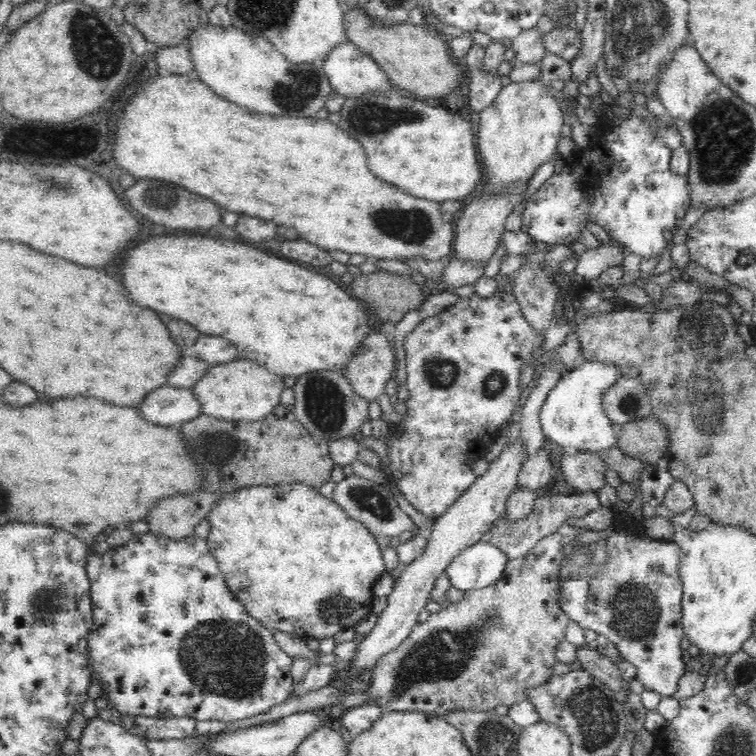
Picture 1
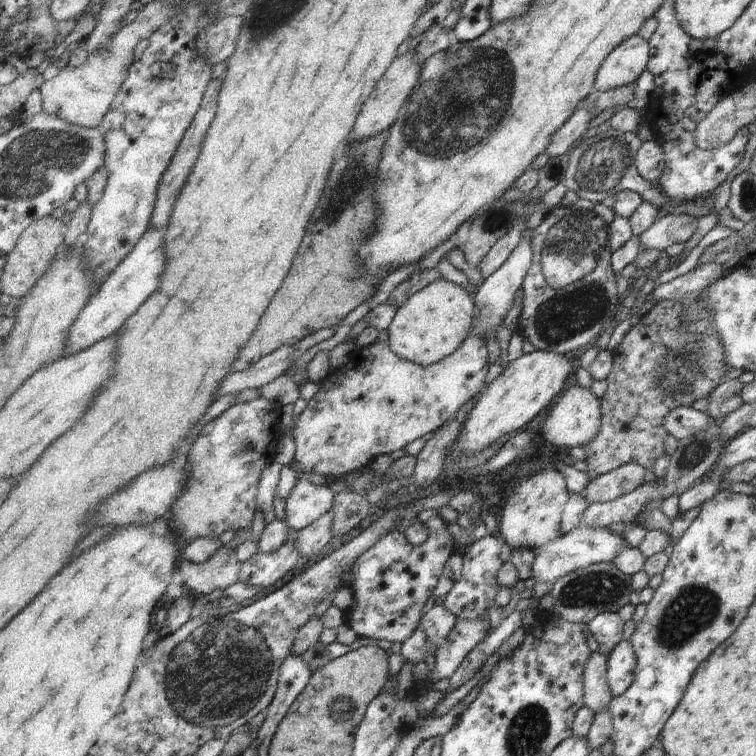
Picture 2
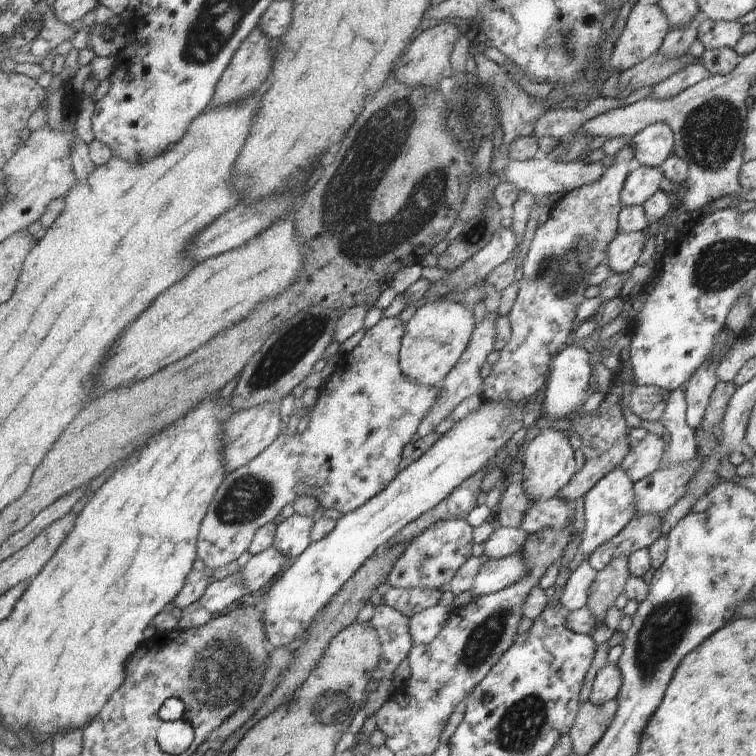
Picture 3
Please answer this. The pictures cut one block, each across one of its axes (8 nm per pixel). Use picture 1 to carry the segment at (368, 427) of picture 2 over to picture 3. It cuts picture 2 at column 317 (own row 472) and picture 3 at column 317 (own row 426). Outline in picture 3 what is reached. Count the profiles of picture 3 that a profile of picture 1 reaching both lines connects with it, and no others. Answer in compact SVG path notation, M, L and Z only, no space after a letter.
M399 317L381 318L373 327L367 330L361 342L352 351L347 351L340 355L336 370L332 373L330 381L325 382L319 389L319 397L315 406L310 411L311 419L308 422L309 428L307 428L307 432L301 435L296 433L293 435L281 435L267 450L264 450L257 458L254 458L253 461L249 461L245 466L226 475L223 484L219 487L218 492L215 493L214 501L211 502L206 517L202 522L198 538L198 558L205 564L207 571L217 570L221 566L228 566L237 560L243 552L249 551L257 531L266 524L275 522L277 516L281 514L281 510L287 504L292 505L299 495L312 496L325 509L338 510L346 515L366 505L367 502L374 499L379 493L382 493L394 481L394 478L398 476L400 471L399 462L401 462L401 456L403 456L403 448L413 440L415 434L418 434L422 422L438 402L442 388L418 383L414 378L411 378L402 371L400 348L402 347L402 338L405 336L405 331L406 323L399 320Z

